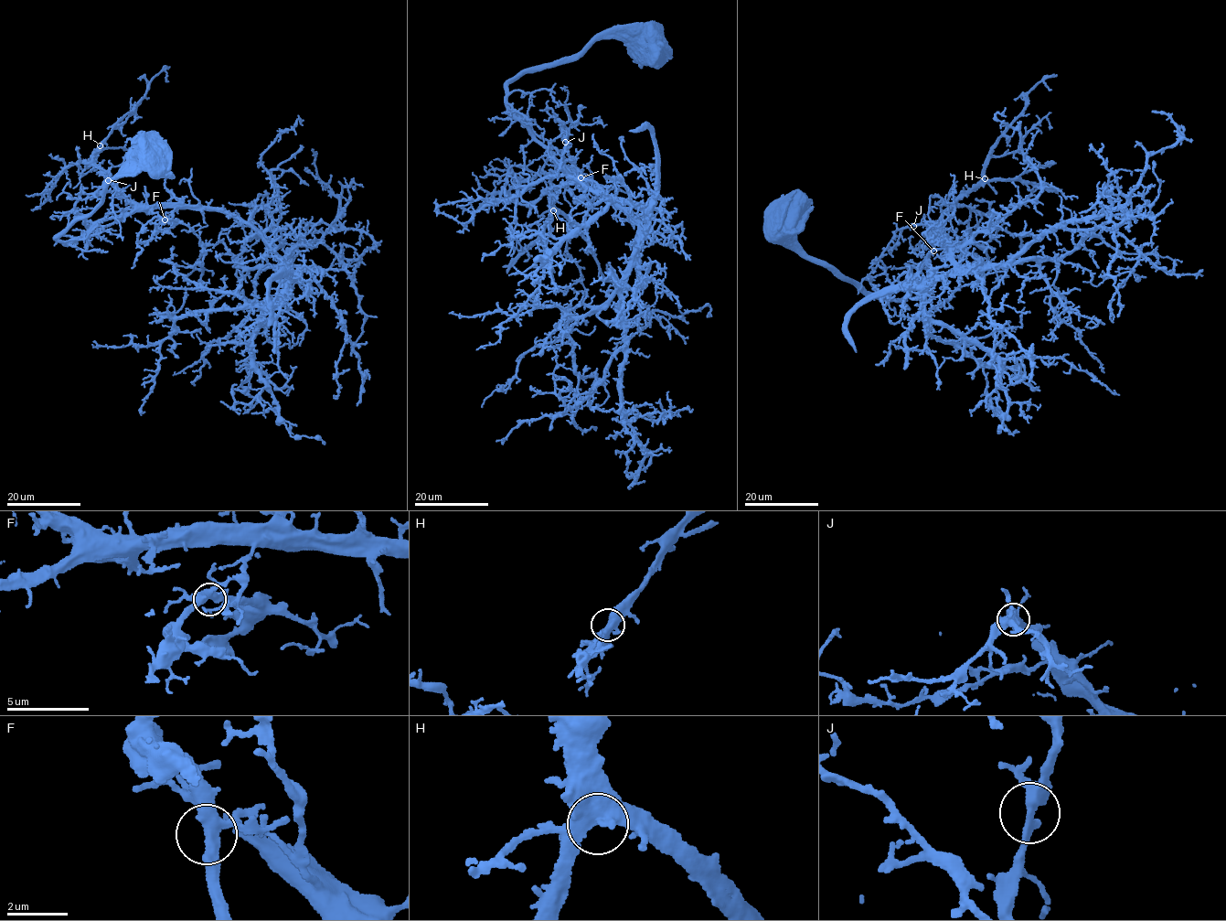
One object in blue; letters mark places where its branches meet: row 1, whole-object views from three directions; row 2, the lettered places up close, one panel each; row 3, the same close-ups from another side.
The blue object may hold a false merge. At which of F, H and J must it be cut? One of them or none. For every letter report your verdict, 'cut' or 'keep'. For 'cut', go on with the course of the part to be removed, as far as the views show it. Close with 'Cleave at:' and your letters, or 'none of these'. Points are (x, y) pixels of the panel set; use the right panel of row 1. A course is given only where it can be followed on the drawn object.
F: keep
H: keep
J: keep
Cleave at: none of these

